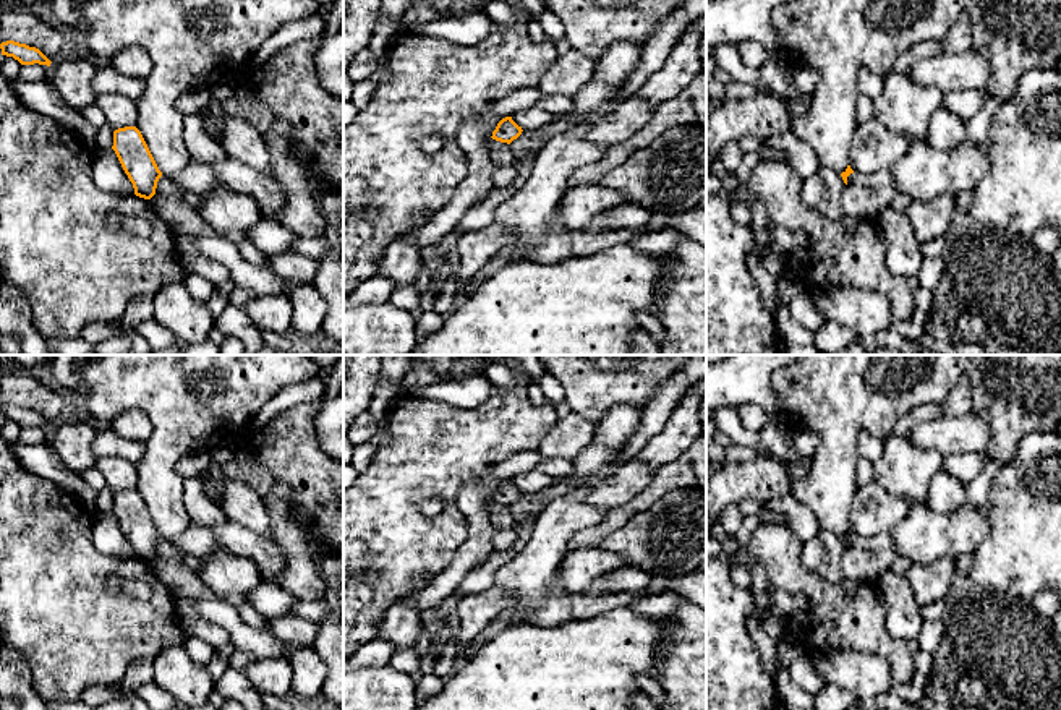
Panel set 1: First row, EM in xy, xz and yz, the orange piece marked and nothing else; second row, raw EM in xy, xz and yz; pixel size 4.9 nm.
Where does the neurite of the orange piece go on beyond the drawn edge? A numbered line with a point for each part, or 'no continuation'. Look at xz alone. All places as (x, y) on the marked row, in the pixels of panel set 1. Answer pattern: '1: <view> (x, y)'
no continuation

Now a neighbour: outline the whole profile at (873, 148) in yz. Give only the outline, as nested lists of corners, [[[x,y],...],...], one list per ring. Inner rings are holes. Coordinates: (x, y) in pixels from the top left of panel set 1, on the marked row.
[[[875,117],[860,120],[850,143],[849,165],[860,173],[891,169],[914,143],[912,136],[891,131]]]

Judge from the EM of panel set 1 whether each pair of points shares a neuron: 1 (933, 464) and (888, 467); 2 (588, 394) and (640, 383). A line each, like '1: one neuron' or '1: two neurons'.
1: one neuron
2: one neuron

